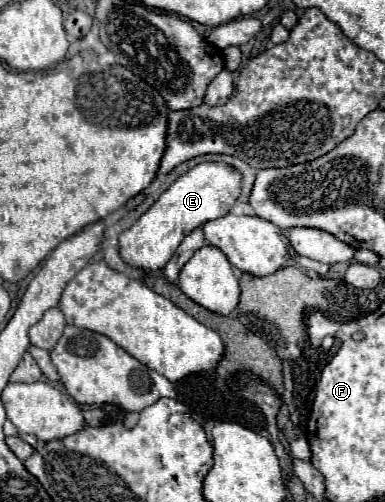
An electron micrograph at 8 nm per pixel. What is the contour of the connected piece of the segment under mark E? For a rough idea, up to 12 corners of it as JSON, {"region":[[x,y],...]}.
{"region":[[206,162],[120,234],[120,258],[164,268],[186,234],[230,212],[242,176]]}

